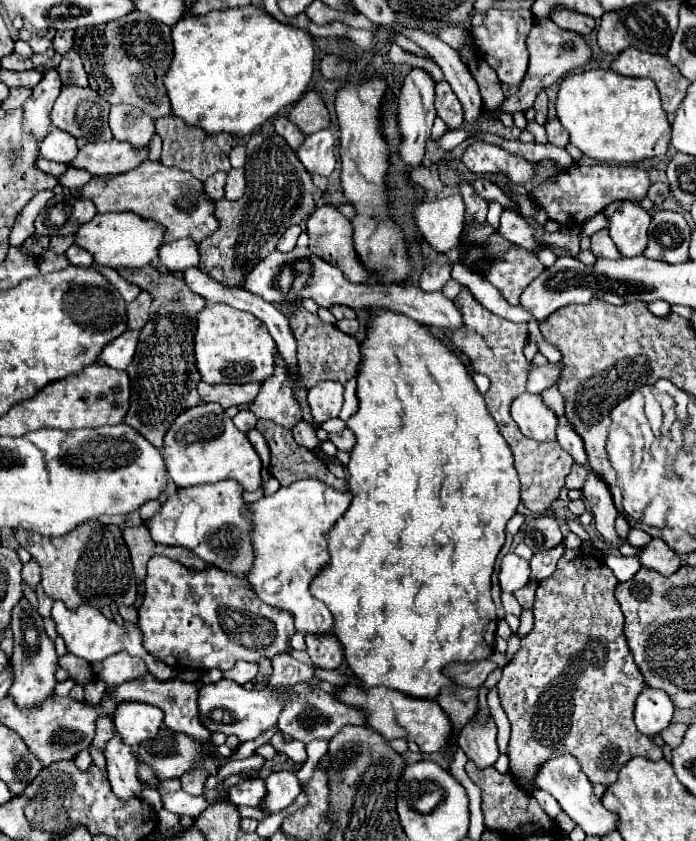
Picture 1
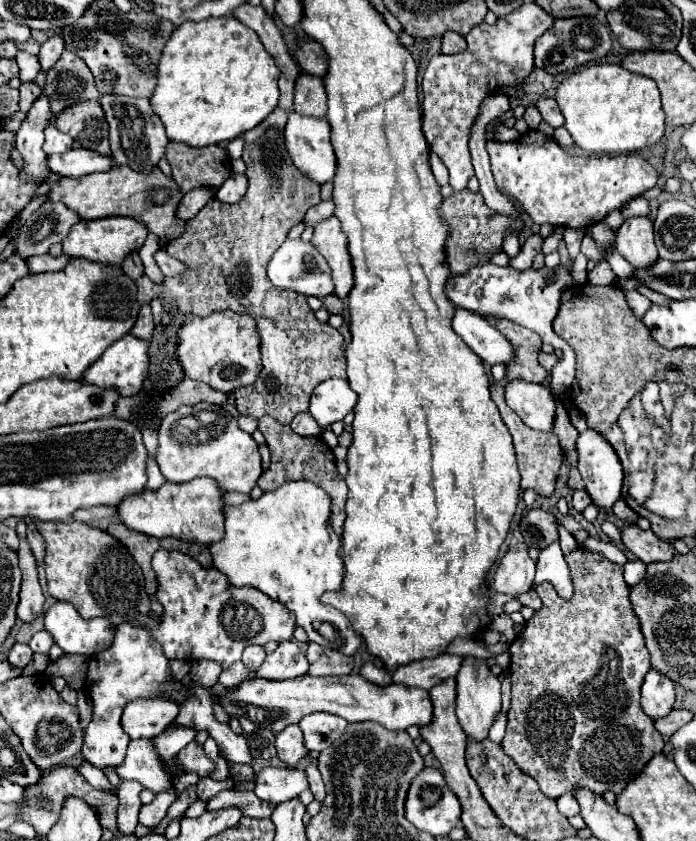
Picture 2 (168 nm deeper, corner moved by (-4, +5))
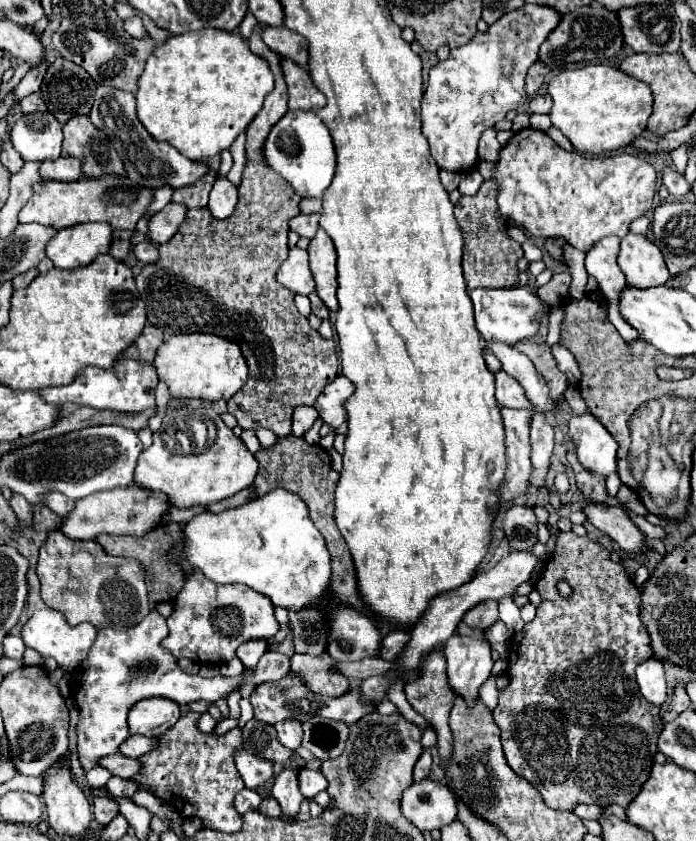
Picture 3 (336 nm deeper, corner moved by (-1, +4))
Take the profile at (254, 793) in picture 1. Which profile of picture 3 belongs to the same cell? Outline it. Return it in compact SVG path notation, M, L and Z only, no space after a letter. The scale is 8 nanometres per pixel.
M301 769L301 793L307 799L313 799L317 793L327 789L327 779L321 771L311 771L311 769Z

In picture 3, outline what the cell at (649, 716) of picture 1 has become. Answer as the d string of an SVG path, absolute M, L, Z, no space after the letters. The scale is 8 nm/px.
M651 657L637 665L637 683L643 693L643 697L653 705L663 705L667 699L665 691L665 671L663 661L657 657Z

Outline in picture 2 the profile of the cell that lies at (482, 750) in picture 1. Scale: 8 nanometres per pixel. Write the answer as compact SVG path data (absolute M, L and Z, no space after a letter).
M470 656L466 660L468 660L468 664L464 664L464 668L460 668L460 676L456 678L456 682L458 682L456 716L458 716L458 722L460 722L462 730L466 732L466 736L474 738L476 742L482 742L484 738L488 738L488 730L496 722L498 712L500 712L500 680L490 674L486 662L470 658Z

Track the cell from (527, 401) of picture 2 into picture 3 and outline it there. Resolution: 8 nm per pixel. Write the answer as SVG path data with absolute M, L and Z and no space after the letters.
M503 369L495 373L495 385L497 385L495 399L497 399L497 403L501 407L509 407L509 409L531 409L535 413L533 405L529 405L527 397L523 395L523 389Z

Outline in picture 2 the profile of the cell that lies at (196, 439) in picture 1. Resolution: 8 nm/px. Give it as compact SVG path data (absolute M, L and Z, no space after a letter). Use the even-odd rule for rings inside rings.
M198 402L194 406L180 406L176 412L164 416L160 430L158 430L158 442L160 446L158 446L156 462L158 462L162 476L168 482L190 482L198 476L210 476L218 480L224 492L250 492L256 486L258 478L262 476L262 458L260 458L258 444L252 438L252 434L240 430L232 414L208 402ZM204 410L214 414L214 422L202 426L200 430L206 436L206 442L200 442L204 440L200 438L200 432L194 432L194 430L178 432L176 430L182 418L198 416Z

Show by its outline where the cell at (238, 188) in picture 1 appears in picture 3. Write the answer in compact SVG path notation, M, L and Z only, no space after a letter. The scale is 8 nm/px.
M217 177L213 183L213 189L209 193L207 209L215 219L227 219L231 217L233 209L237 205L237 189L227 177Z

